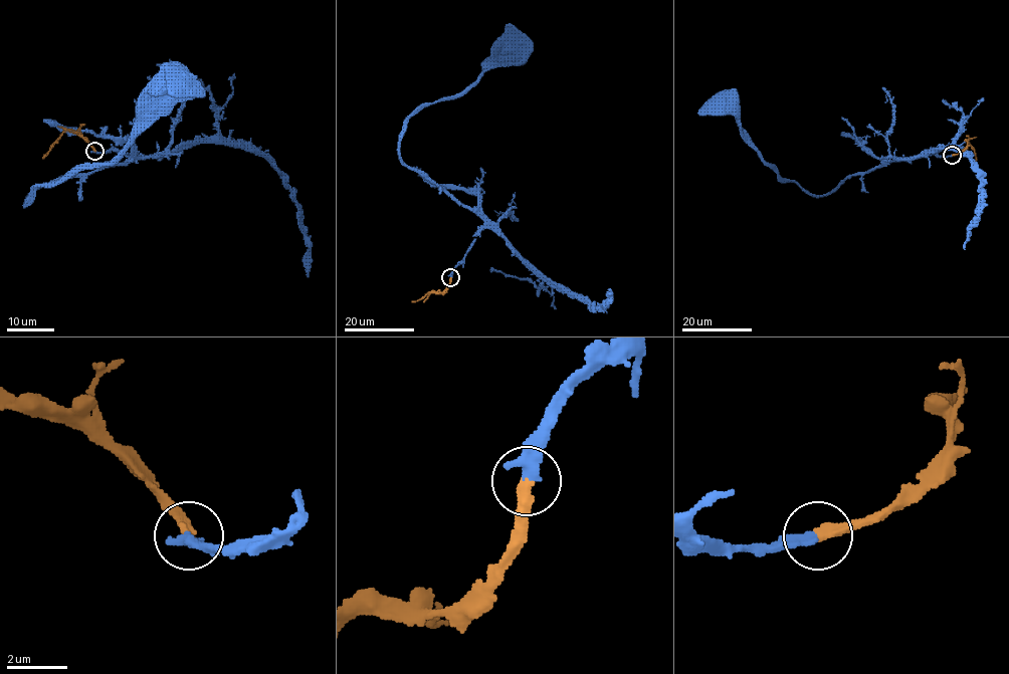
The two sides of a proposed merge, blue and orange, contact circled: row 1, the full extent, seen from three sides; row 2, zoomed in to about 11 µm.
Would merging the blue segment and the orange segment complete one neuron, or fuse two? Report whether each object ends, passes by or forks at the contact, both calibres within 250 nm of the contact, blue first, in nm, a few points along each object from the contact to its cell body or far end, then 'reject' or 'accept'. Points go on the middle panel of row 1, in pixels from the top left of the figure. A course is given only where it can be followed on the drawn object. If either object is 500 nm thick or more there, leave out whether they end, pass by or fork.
blue ends | orange ends | 380/300 nm | blue via (450, 277), (484, 222), (401, 160), (399, 136), (424, 106), (459, 95), (489, 65), (503, 63), (511, 50) | orange via (450, 277), (450, 284), (442, 292), (428, 292), (420, 299), (412, 300) | accept

